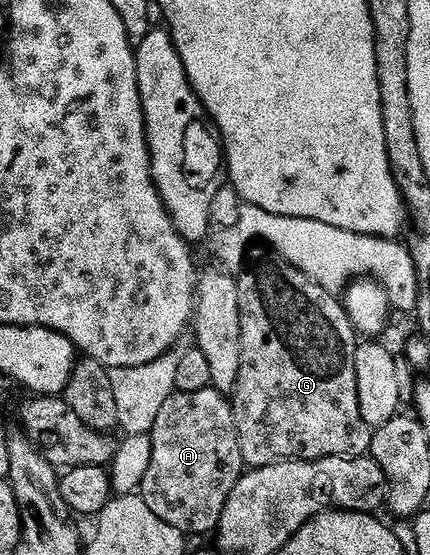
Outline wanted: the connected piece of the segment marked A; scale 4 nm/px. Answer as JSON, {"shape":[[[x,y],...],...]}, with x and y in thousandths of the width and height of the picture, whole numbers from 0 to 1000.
{"shape":[[[498,695],[463,701],[463,708],[409,703],[398,715],[388,715],[388,723],[379,723],[379,737],[370,737],[370,753],[360,757],[351,782],[351,840],[342,845],[342,859],[333,859],[323,886],[342,917],[351,917],[370,939],[388,939],[388,946],[416,953],[433,966],[502,959],[519,932],[519,917],[553,865],[574,847],[556,809],[556,780],[547,773],[540,724]]]}

